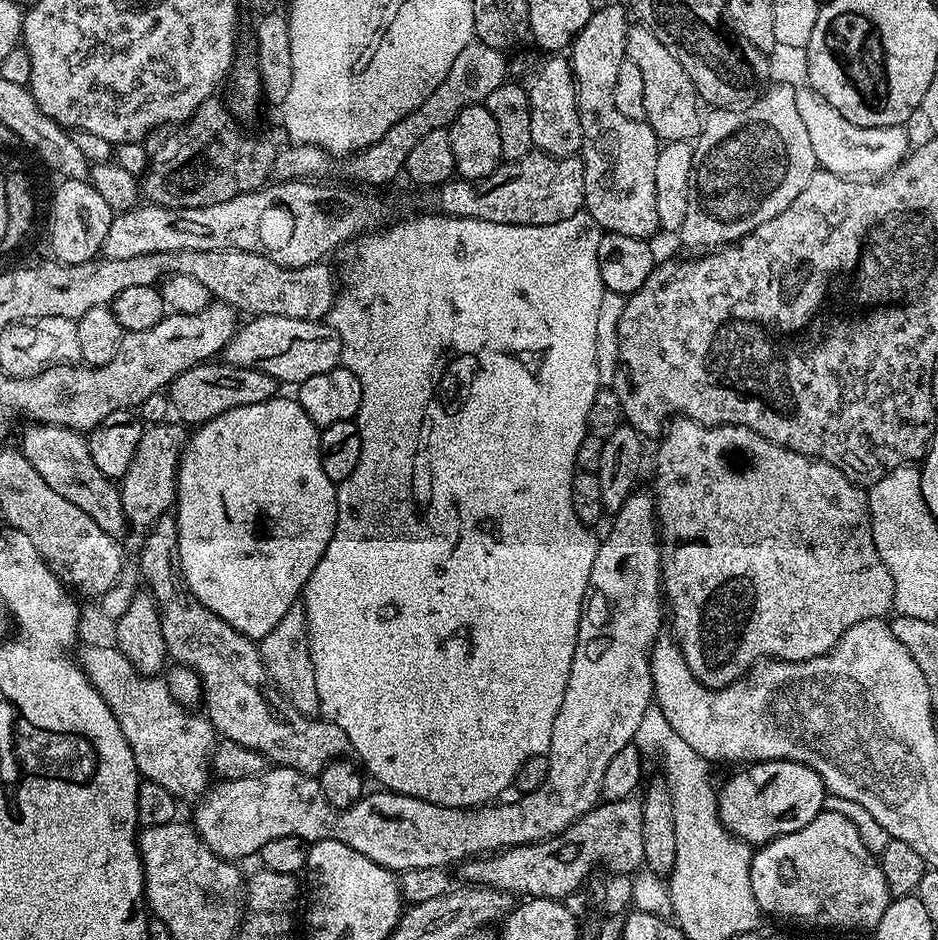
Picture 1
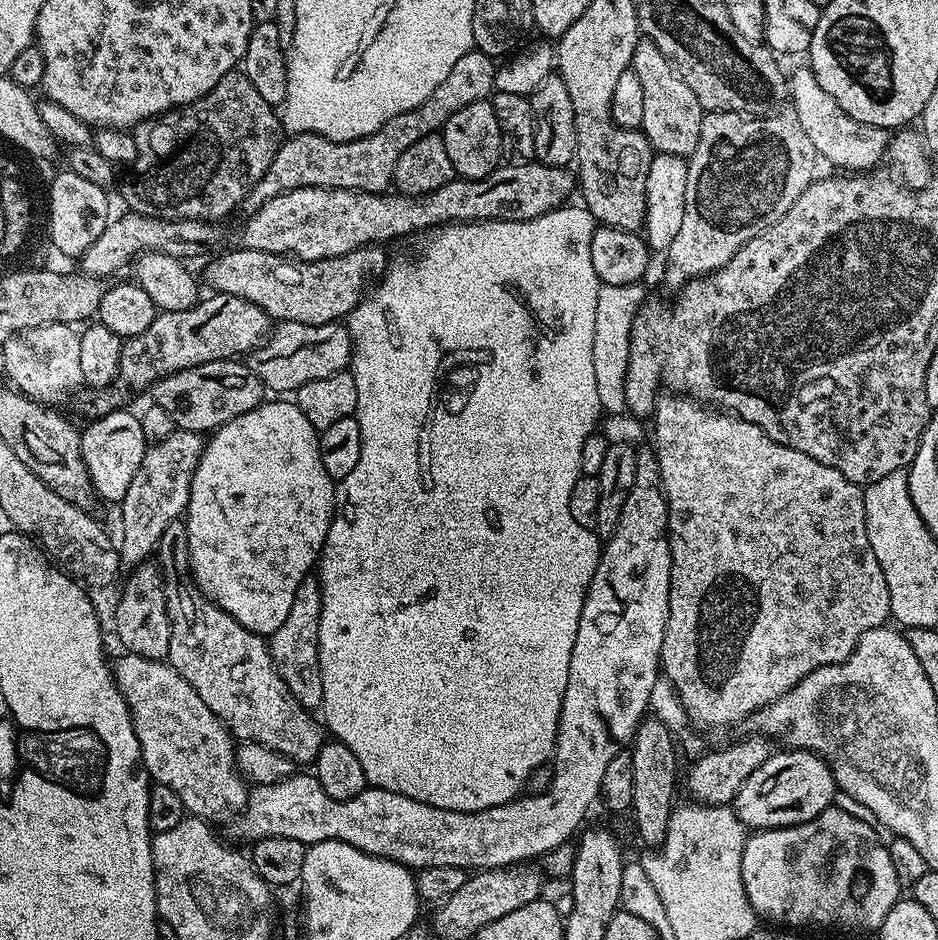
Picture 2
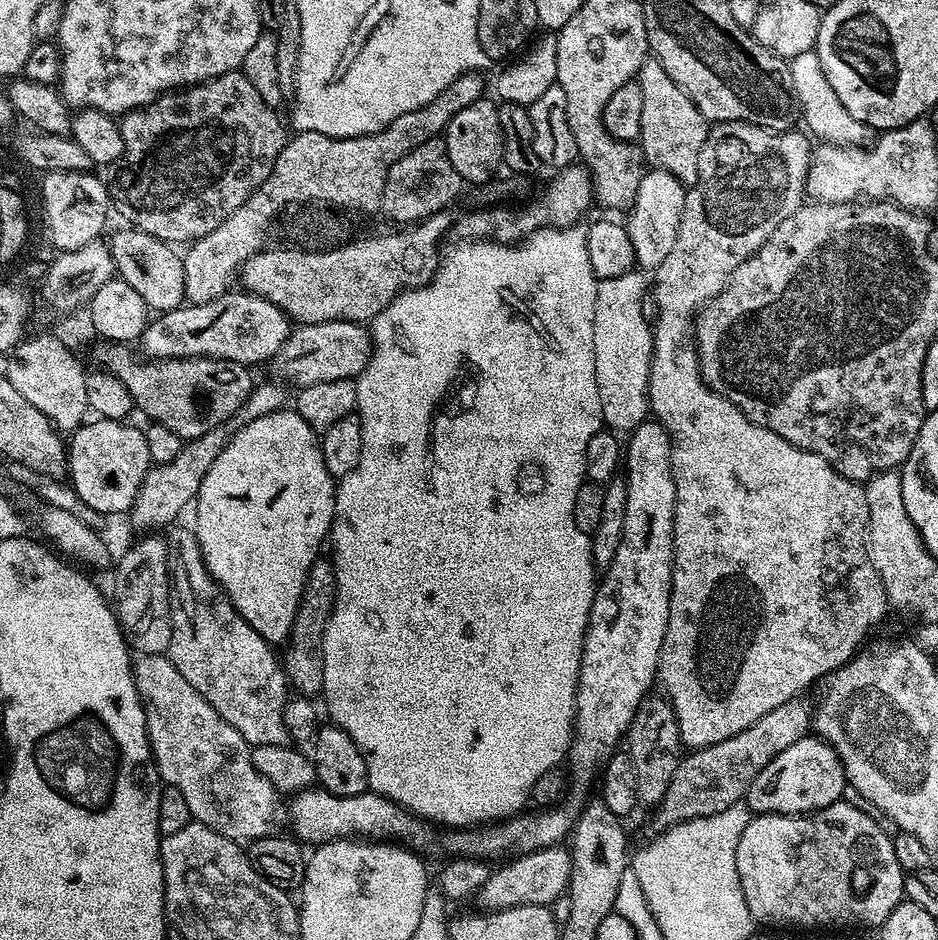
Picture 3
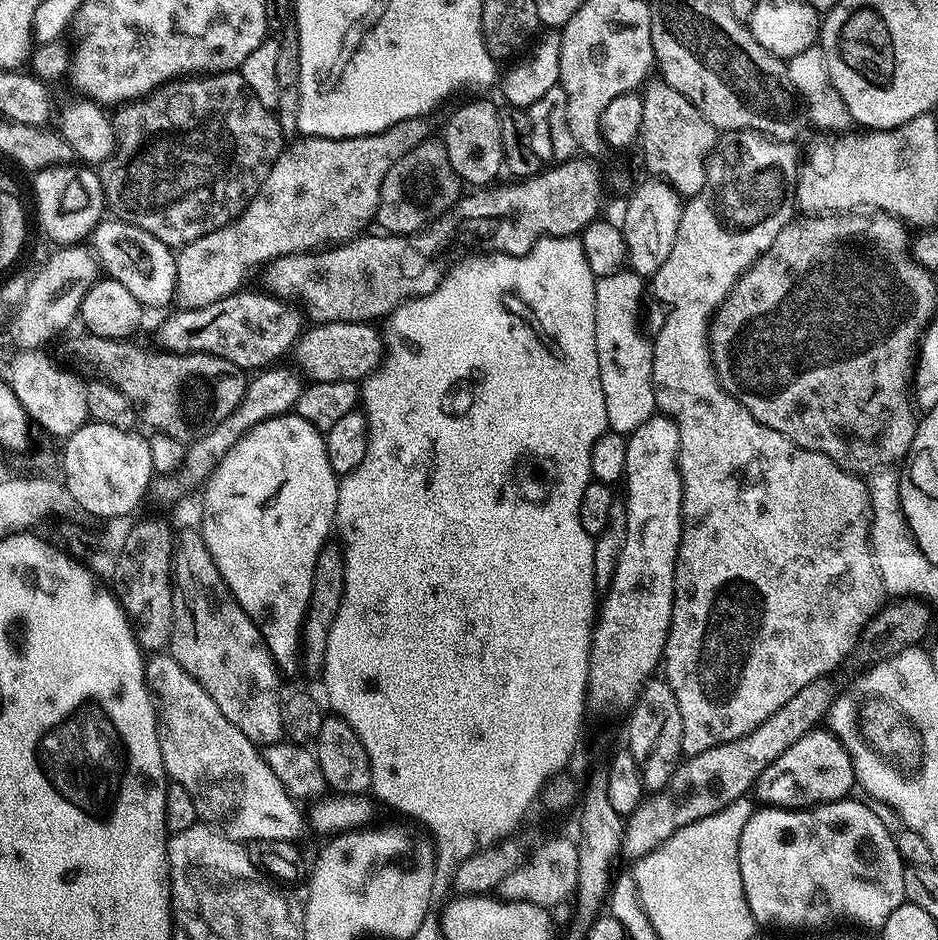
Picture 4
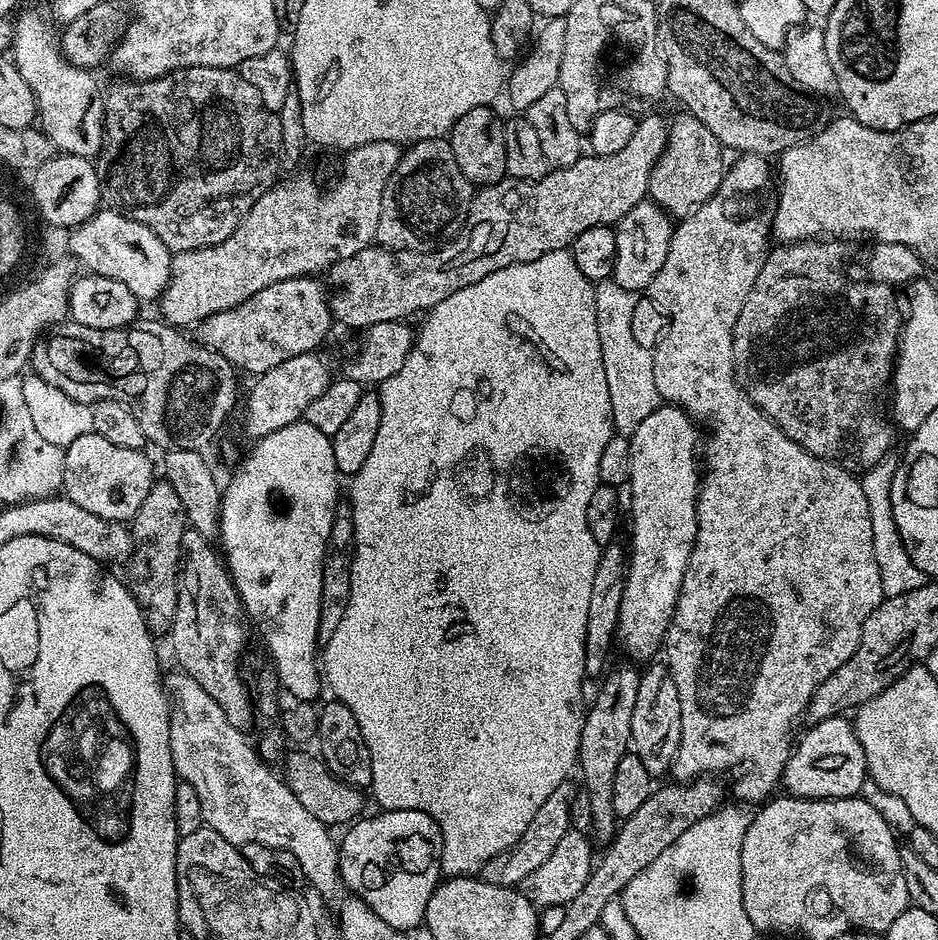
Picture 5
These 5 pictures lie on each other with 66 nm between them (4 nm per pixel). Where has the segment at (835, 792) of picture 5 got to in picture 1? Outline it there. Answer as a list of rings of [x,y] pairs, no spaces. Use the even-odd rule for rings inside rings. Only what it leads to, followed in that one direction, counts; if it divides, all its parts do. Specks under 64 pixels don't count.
[[[766,760],[745,768],[748,769],[730,777],[728,785],[719,789],[718,807],[724,814],[740,812],[744,819],[742,836],[749,845],[763,846],[779,836],[802,830],[824,811],[826,789],[812,768],[789,760]]]

